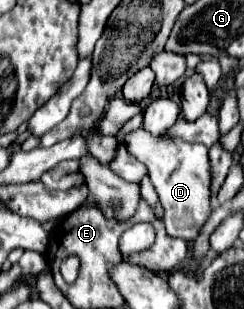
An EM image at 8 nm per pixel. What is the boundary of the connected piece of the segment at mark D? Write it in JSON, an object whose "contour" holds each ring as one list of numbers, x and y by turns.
{"contour":[[137,129,125,135,129,151,147,167,149,177,159,195,163,207,163,223,169,235,187,241,197,239,201,227,207,223,211,207,211,163,207,157,207,147,199,143,185,143,181,139,161,139,149,135,145,129]]}

